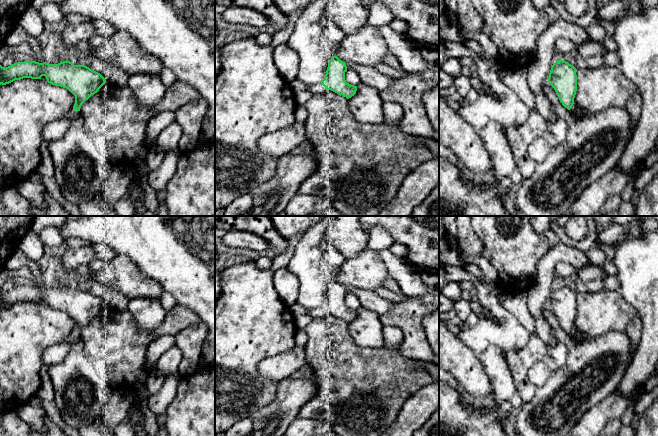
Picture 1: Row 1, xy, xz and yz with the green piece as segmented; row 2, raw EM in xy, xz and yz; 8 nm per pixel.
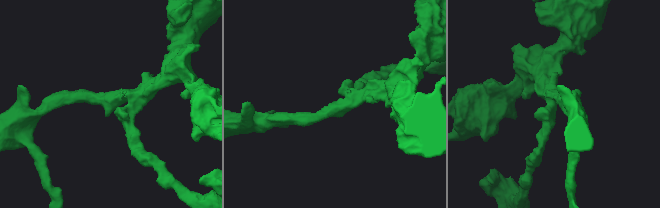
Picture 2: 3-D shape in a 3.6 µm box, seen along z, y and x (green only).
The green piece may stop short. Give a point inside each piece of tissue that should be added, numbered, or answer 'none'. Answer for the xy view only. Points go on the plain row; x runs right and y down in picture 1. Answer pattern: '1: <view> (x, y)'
1: xy (72, 338)

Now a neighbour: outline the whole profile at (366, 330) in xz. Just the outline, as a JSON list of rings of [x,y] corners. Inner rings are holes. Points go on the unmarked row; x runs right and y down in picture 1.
[[[360,307],[354,320],[348,323],[348,333],[361,347],[384,347],[384,326],[375,311]]]

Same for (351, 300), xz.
[[[347,293],[345,296],[345,304],[347,307],[354,310],[358,310],[361,307],[358,297],[352,293]]]

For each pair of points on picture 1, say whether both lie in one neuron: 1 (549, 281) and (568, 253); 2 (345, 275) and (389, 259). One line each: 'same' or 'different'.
1: same
2: different

